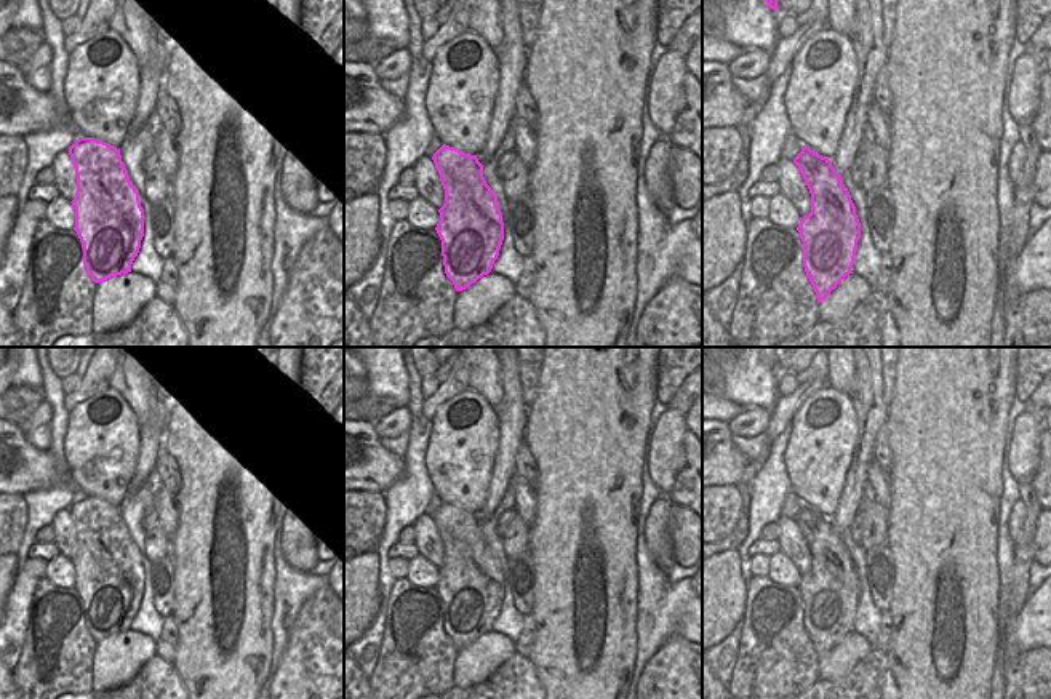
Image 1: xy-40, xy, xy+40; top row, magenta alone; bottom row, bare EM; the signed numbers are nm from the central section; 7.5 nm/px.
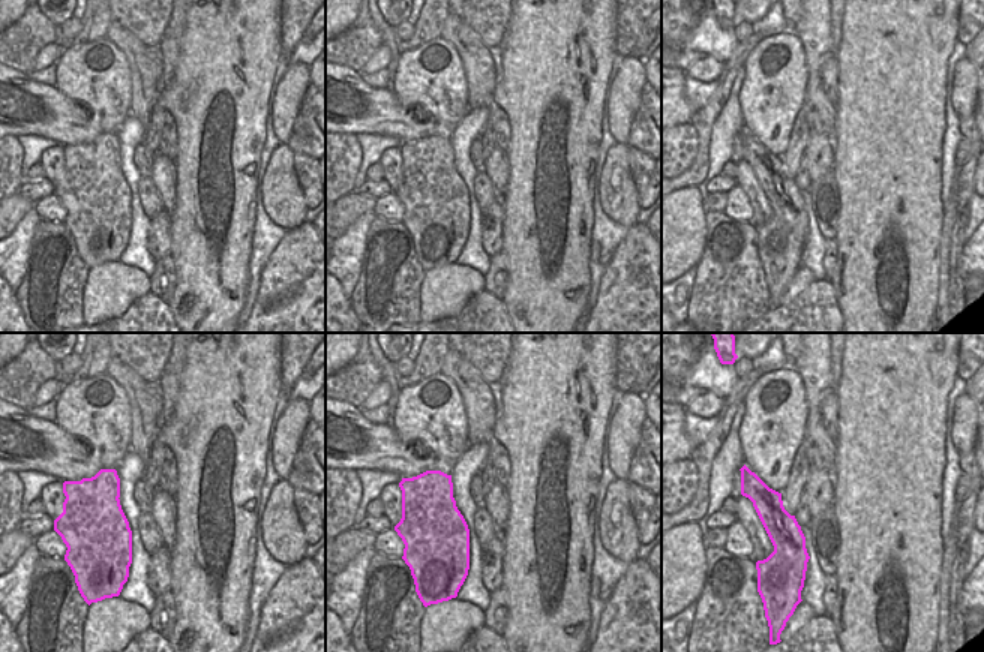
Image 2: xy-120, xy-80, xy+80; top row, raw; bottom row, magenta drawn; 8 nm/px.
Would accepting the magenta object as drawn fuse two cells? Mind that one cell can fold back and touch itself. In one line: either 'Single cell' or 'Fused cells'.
Fused cells.

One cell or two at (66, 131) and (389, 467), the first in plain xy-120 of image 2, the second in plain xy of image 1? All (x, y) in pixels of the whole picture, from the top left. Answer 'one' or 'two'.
one

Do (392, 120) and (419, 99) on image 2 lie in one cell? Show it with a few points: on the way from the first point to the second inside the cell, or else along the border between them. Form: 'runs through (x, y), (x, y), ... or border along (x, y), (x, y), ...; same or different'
border along (390, 89), (431, 120), (431, 134); different

